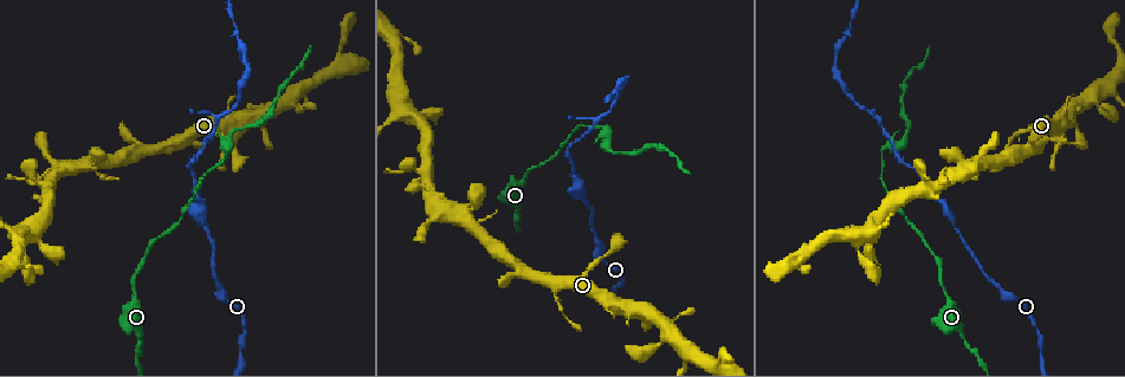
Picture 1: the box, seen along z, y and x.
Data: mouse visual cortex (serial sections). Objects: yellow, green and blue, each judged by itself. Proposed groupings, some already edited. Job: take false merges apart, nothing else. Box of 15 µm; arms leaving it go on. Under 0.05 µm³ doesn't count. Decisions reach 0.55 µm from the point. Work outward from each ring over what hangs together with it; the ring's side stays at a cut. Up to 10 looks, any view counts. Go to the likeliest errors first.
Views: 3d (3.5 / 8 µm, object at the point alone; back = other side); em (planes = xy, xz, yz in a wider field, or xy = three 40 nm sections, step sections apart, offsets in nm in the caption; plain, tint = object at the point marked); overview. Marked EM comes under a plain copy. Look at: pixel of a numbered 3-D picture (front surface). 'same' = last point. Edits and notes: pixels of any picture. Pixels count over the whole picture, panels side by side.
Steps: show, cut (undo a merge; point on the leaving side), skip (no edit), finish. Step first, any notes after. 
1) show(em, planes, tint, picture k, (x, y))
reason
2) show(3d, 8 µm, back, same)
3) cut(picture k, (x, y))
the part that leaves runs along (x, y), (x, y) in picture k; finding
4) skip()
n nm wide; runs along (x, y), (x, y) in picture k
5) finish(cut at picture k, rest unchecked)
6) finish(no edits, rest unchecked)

show(3d, 8 µm, picture 1, (608, 125))
sharp bend

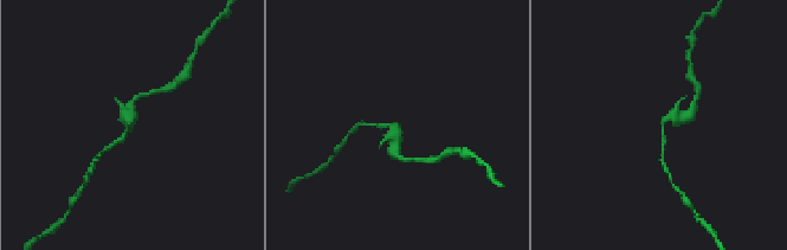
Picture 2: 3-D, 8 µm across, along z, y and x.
show(3d, 3.5 µm, picture 2, (395, 125))

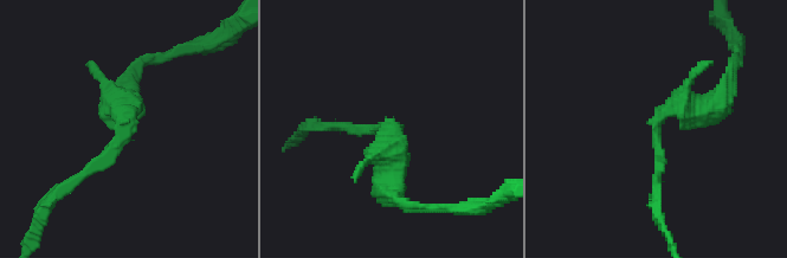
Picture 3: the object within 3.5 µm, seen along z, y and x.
show(em, xy, step 2, tint, picture 3, (120, 123))
now the EM

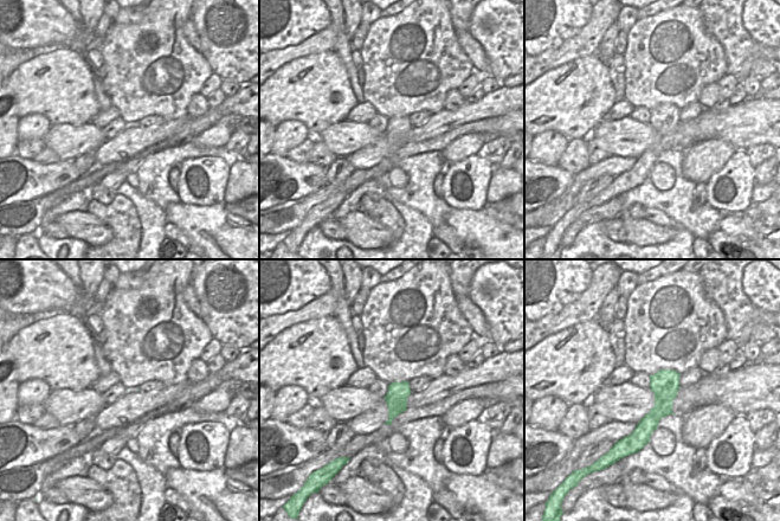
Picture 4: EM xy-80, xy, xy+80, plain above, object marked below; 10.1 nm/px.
skip()
runs along (670, 372), (663, 406), (639, 439) in picture 4; one cell here

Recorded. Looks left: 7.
show(3d, 8 µm, picture 1, (580, 179))
calibre changes

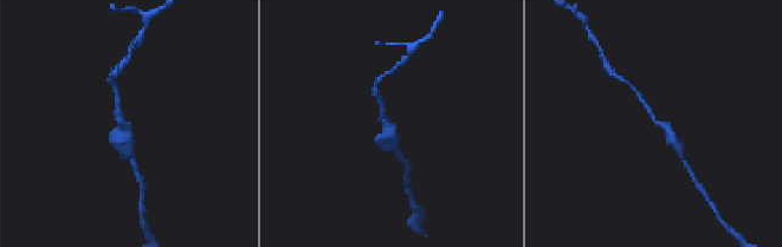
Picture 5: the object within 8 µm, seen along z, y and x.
show(em, xy, step 2, tint, picture 5, (392, 128))
arms of 150, 300 nm

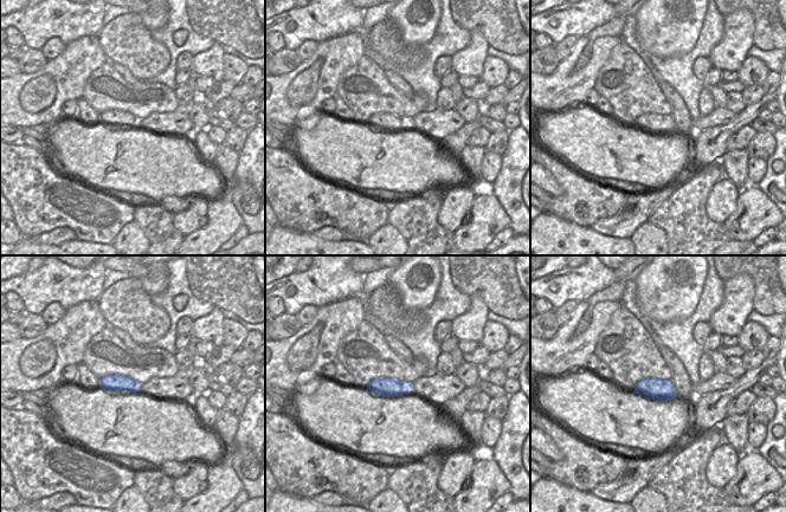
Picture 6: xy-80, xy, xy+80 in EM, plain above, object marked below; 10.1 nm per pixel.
skip()
runs along (679, 151), (641, 98) in picture 5; continuous, no second cell

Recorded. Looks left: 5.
show(3d, 3.5 µm, picture 1, (89, 163))

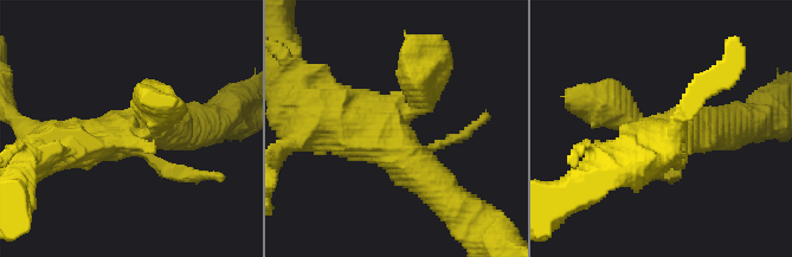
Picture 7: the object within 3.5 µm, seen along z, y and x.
show(em, xy, step 1, tint, picture 7, (131, 133))
now the EM

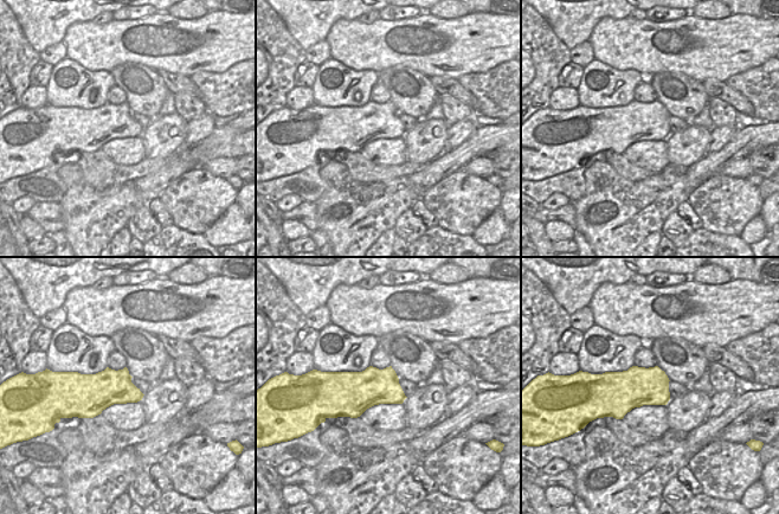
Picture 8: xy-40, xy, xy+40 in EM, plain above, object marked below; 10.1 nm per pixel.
skip()
all the same cell

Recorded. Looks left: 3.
show(3d, 3.5 µm, back, picture 1, (860, 238))
looks like a crossing

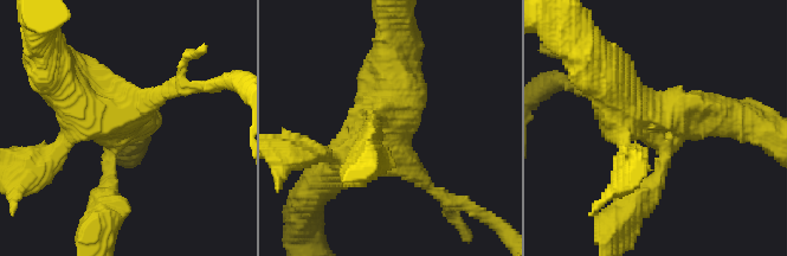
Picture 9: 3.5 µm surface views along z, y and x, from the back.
show(em, xy, step 2, tint, picture 9, (119, 131))
shape alone is not enough

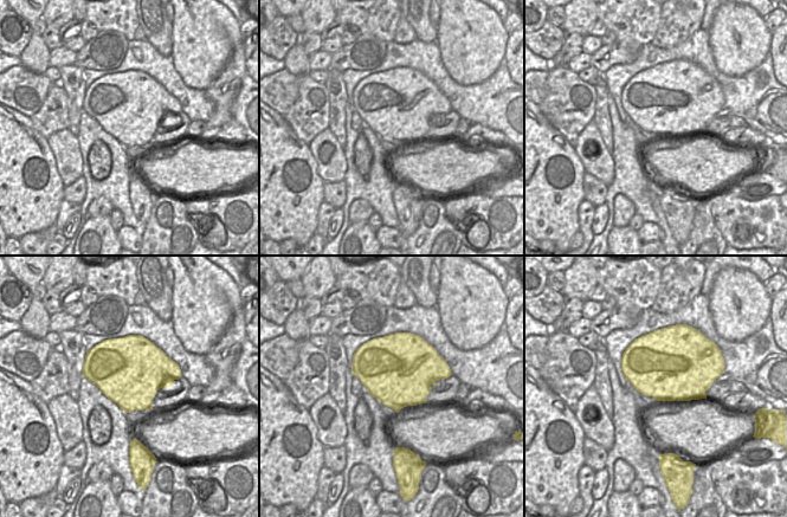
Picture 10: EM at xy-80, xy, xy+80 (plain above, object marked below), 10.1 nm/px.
skip()
continuous, no second cell

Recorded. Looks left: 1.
finish(no edits, rest unchecked)

